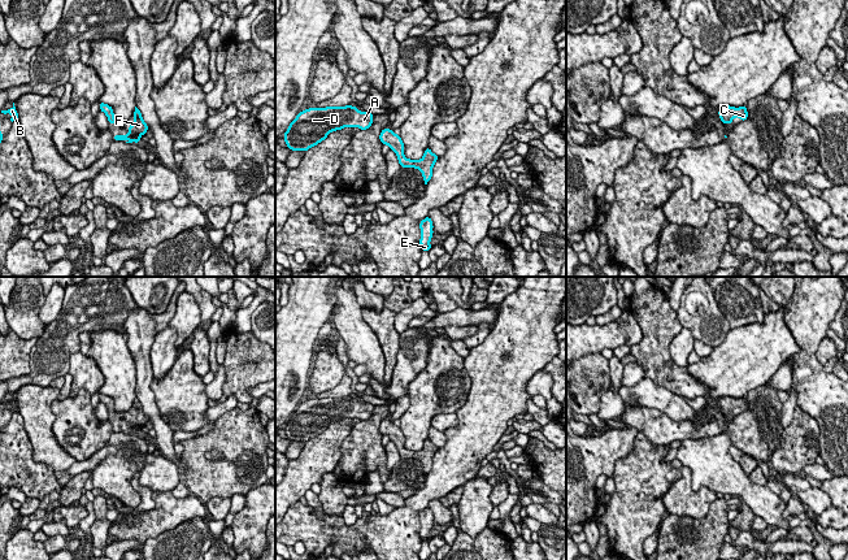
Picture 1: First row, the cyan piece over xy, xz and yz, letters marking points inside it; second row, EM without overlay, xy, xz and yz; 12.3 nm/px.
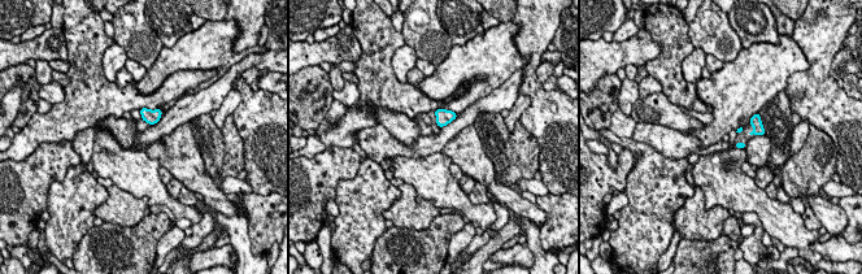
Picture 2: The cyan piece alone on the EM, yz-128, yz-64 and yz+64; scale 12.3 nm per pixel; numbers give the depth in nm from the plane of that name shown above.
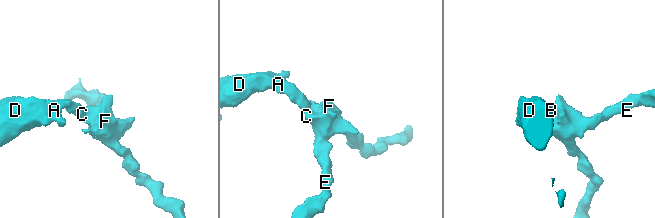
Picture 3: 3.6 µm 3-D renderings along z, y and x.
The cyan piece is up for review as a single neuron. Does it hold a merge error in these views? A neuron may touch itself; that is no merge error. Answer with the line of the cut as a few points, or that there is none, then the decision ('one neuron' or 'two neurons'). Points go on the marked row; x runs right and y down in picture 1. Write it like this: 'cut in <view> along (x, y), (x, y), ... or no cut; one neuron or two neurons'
no cut; one neuron

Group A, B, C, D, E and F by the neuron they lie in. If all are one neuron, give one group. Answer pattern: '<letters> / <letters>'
A B C D E F

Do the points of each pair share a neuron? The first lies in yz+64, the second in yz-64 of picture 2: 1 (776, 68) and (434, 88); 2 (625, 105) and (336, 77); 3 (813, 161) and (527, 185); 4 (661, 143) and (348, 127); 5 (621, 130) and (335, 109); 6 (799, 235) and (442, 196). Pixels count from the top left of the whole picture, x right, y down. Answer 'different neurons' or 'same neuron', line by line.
1: same neuron
2: same neuron
3: different neurons
4: different neurons
5: same neuron
6: same neuron

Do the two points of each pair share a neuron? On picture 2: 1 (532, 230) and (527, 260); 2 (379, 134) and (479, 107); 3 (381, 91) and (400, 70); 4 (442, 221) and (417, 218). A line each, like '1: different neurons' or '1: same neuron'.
1: different neurons
2: same neuron
3: different neurons
4: different neurons

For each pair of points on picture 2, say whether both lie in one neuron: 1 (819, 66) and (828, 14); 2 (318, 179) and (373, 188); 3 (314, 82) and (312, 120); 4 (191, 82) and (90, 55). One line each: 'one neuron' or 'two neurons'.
1: one neuron
2: two neurons
3: one neuron
4: one neuron

